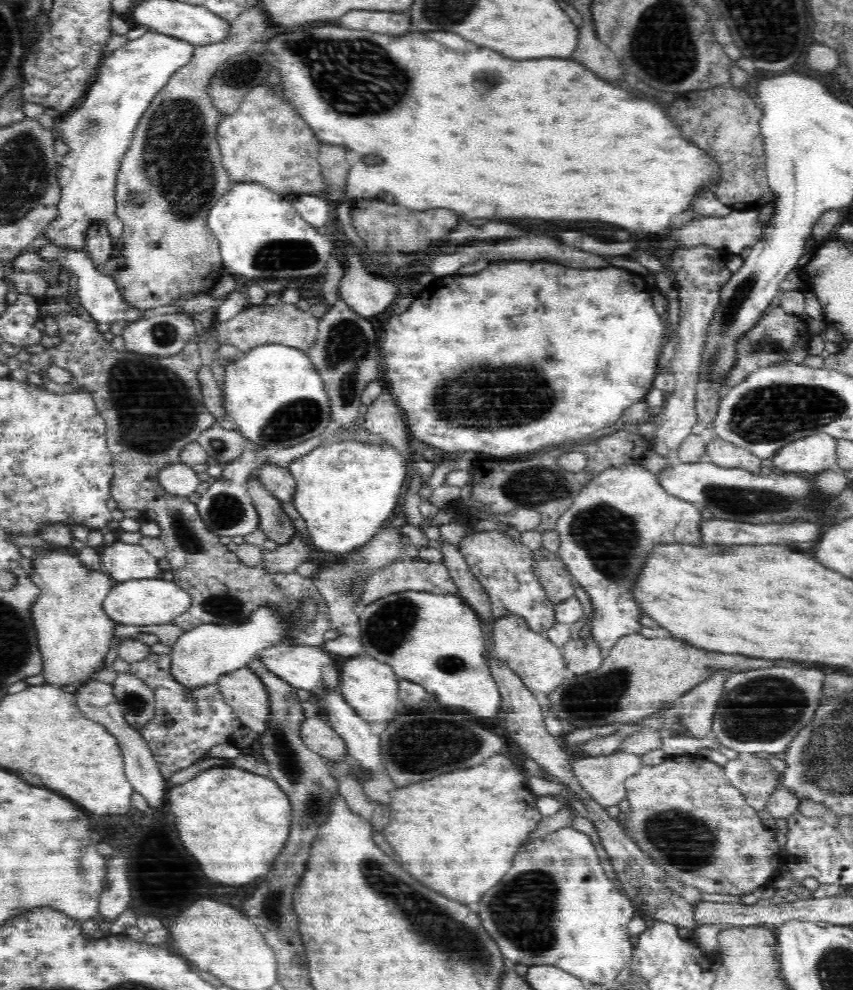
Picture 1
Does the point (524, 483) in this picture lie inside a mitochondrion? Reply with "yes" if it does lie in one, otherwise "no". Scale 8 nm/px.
yes

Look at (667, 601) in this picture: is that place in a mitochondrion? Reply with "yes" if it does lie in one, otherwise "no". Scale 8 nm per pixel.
no

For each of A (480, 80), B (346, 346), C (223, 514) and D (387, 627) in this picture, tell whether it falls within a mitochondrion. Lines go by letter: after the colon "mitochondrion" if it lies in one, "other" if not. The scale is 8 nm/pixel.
A: mitochondrion
B: mitochondrion
C: mitochondrion
D: mitochondrion

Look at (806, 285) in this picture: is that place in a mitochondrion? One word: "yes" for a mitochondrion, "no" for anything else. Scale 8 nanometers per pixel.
no

